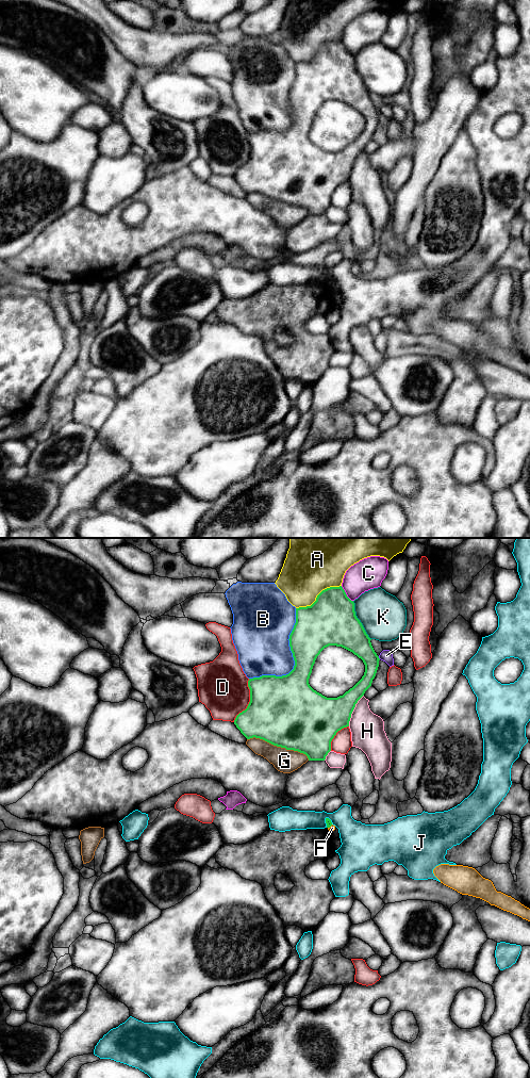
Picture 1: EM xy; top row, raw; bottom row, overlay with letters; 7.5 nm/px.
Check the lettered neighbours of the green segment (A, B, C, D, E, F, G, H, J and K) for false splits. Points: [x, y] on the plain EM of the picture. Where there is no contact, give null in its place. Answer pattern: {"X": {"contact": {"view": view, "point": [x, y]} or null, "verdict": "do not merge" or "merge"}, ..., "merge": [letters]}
{"A": {"contact": {"view": "xy", "point": [317, 50]}, "verdict": "do not merge"}, "B": {"contact": {"view": "xy", "point": [294, 114]}, "verdict": "do not merge"}, "C": {"contact": {"view": "xy", "point": [345, 48]}, "verdict": "do not merge"}, "D": {"contact": {"view": "xy", "point": [250, 156]}, "verdict": "do not merge"}, "E": {"contact": {"view": "xy", "point": [378, 112]}, "verdict": "do not merge"}, "F": {"contact": {"view": "xy", "point": [330, 280]}, "verdict": "do not merge"}, "G": {"contact": {"view": "xy", "point": [279, 200]}, "verdict": "do not merge"}, "H": {"contact": {"view": "xy", "point": [352, 165]}, "verdict": "do not merge"}, "J": {"contact": {"view": "xy", "point": [326, 277]}, "verdict": "do not merge"}, "K": {"contact": {"view": "xy", "point": [359, 75]}, "verdict": "do not merge"}, "merge": []}

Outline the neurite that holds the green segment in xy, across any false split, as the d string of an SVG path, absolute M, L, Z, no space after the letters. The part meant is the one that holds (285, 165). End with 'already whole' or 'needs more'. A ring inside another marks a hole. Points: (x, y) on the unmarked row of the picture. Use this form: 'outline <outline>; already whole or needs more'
outline M342 40L327 43L317 50L316 55L311 61L296 63L296 78L288 95L295 115L294 124L288 129L282 131L262 130L249 133L250 157L247 163L236 170L234 179L247 194L260 193L274 200L303 208L309 215L325 215L331 206L332 194L338 185L349 181L355 159L371 141L380 113L371 100L371 94L355 70L353 55L347 51ZM329 100L342 101L352 107L365 119L365 127L362 133L352 143L337 152L327 152L314 145L309 138L317 111Z; already whole

